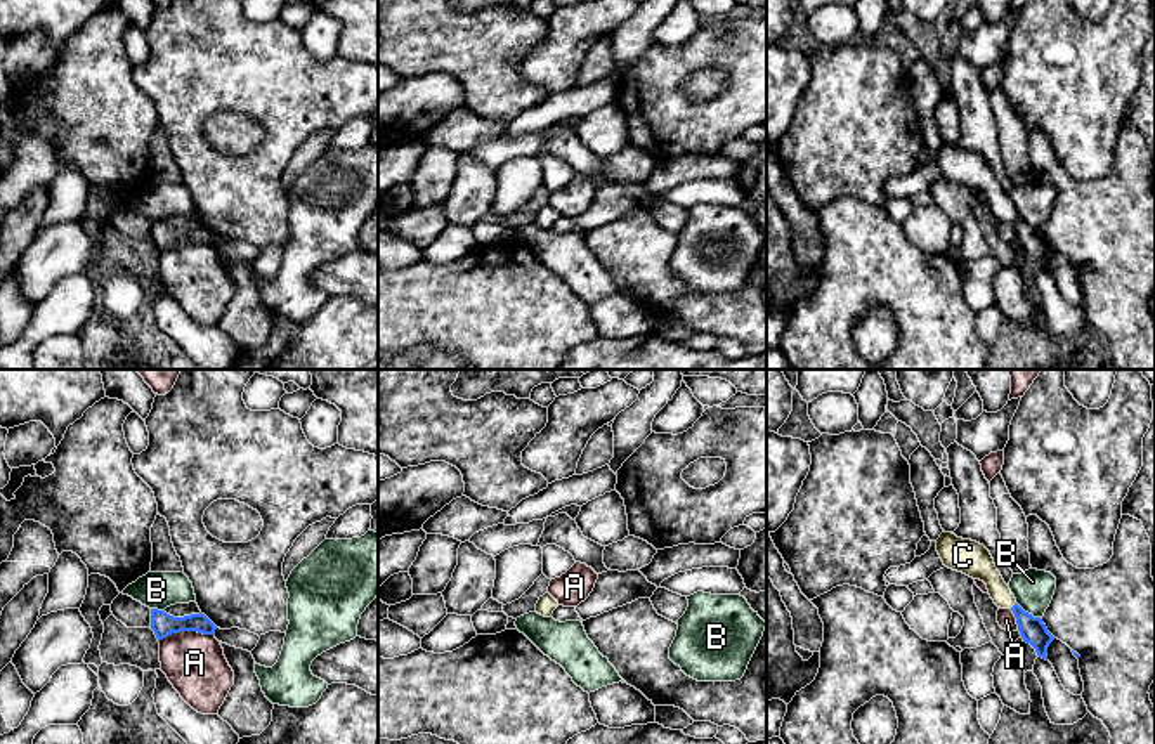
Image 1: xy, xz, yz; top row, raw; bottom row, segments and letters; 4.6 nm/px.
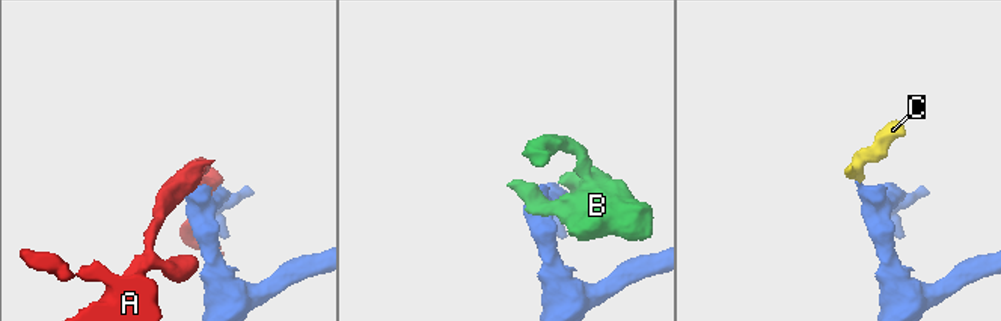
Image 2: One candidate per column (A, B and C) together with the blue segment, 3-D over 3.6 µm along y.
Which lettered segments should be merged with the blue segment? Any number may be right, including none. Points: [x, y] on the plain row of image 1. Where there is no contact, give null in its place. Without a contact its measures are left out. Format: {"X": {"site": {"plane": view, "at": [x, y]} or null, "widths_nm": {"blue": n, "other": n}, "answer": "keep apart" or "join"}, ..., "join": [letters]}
{"A": {"site": {"plane": "xy", "at": [186, 241]}, "widths_nm": {"blue": 110, "other": 280}, "answer": "keep apart"}, "B": {"site": {"plane": "yz", "at": [1027, 224]}, "widths_nm": {"blue": 120, "other": 180}, "answer": "keep apart"}, "C": {"site": {"plane": "yz", "at": [1013, 217]}, "widths_nm": {"blue": 120, "other": 140}, "answer": "join"}, "join": ["C"]}

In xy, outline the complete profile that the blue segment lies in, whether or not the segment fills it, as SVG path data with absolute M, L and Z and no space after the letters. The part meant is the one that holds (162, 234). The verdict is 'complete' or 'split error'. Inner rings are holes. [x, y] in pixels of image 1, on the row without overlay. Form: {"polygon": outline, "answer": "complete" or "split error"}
{"polygon": "M151 220L151 241L158 253L172 245L198 243L203 246L215 246L217 238L205 225L191 225L184 229L173 229L165 222Z", "answer": "complete"}

